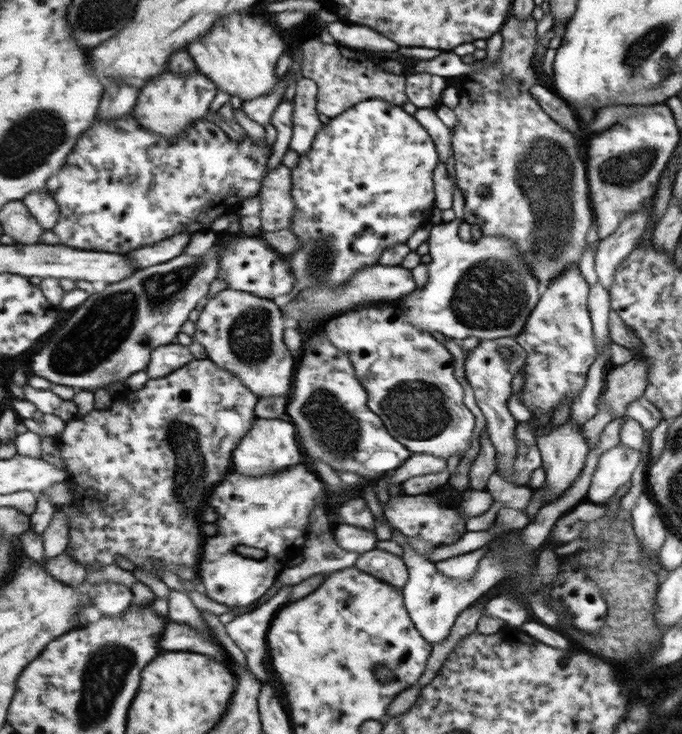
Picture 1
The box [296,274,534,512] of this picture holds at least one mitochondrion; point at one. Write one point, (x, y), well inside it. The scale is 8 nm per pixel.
(420, 411)

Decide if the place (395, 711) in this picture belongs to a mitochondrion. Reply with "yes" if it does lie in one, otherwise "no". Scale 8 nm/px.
no

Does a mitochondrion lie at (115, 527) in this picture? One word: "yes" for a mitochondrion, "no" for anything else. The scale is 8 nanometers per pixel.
no

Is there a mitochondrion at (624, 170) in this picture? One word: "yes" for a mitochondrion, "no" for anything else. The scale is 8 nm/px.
yes

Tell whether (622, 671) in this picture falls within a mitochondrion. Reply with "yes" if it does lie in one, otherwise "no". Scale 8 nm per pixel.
no

